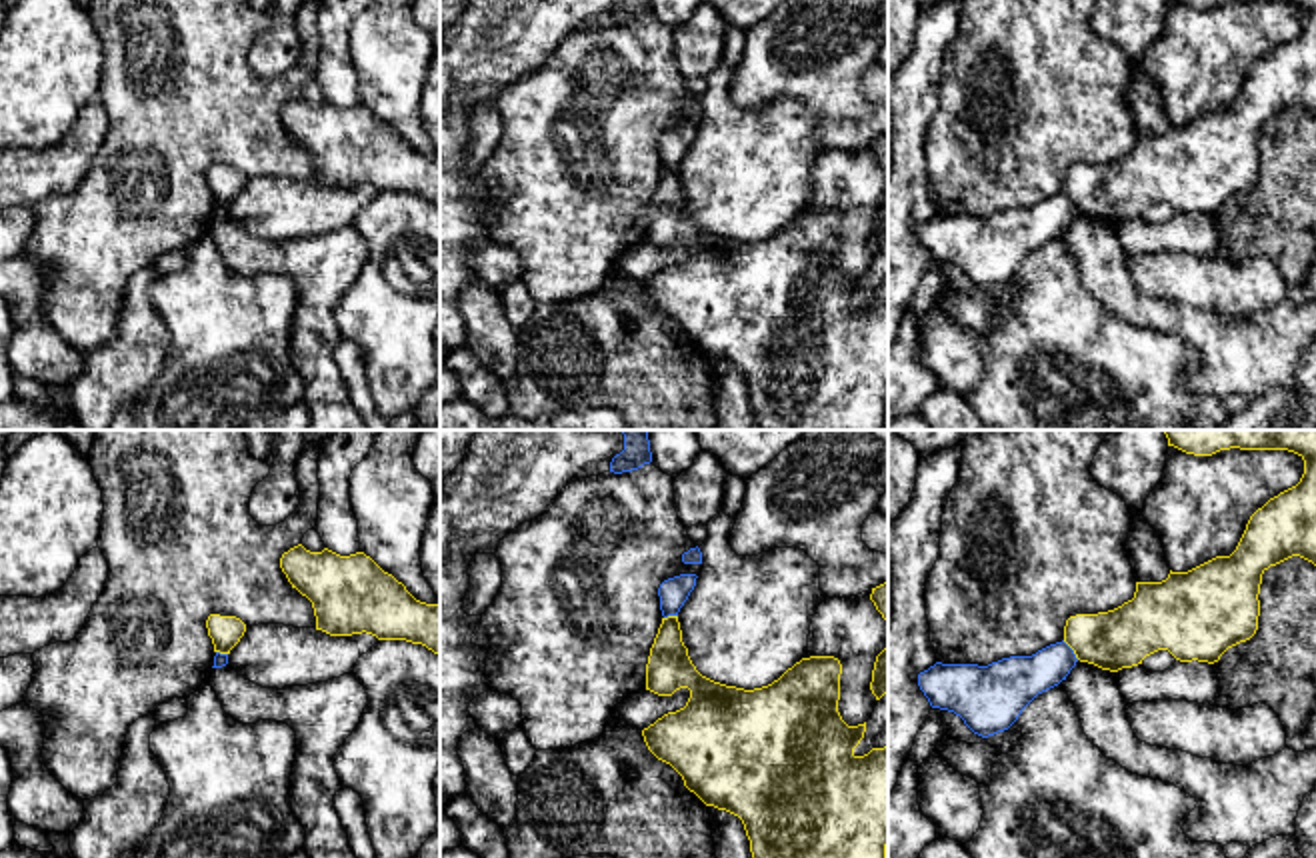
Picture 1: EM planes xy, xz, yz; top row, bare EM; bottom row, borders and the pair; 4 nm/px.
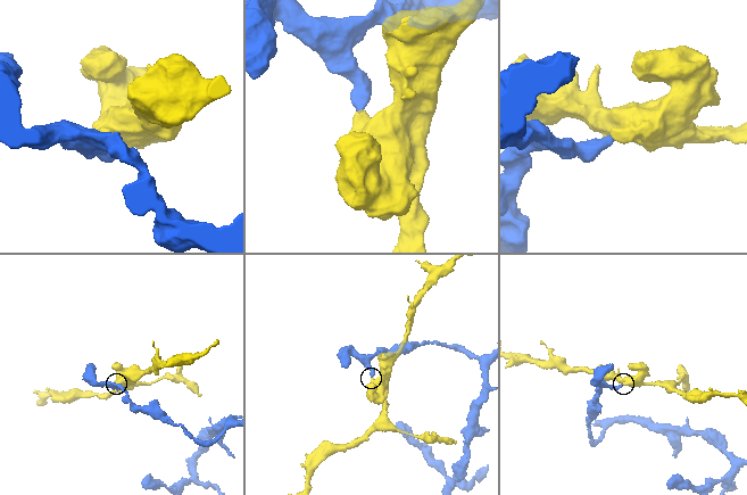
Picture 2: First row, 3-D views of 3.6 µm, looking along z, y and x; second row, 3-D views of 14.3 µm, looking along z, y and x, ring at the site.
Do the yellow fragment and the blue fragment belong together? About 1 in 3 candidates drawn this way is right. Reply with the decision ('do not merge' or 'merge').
do not merge

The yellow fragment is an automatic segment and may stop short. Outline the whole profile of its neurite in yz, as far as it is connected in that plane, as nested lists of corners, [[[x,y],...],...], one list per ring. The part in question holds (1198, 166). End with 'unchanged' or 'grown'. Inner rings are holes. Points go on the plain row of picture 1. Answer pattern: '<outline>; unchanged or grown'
[[[1240,0],[1240,2],[1288,2],[1304,12],[1300,34],[1258,60],[1230,108],[1216,108],[1188,124],[1172,124],[1162,134],[1136,134],[1134,150],[1122,158],[1098,164],[1076,166],[1066,172],[1064,194],[1074,202],[1080,214],[1094,216],[1102,222],[1118,224],[1142,216],[1142,212],[1158,202],[1168,202],[1180,214],[1214,216],[1220,208],[1250,192],[1258,182],[1260,168],[1260,136],[1262,126],[1292,108],[1300,108],[1316,118],[1316,0]]]; unchanged

